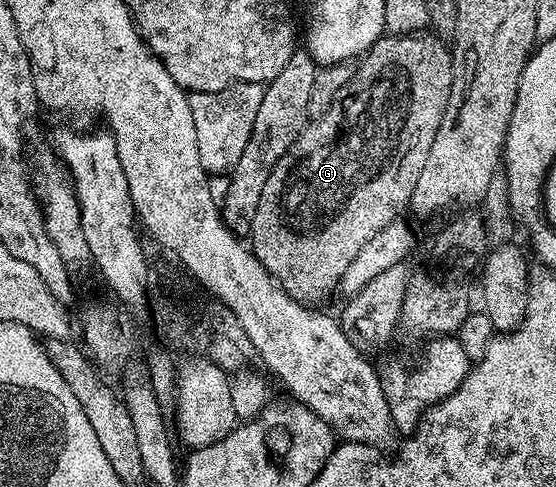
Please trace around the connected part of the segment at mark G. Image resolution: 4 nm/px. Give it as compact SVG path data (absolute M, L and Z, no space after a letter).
M431 32L387 34L377 39L356 65L353 80L349 80L349 84L345 84L345 88L341 88L341 92L333 100L331 107L321 117L308 121L306 128L299 134L299 139L289 148L289 152L285 156L281 156L277 168L273 168L273 172L269 172L269 180L265 180L265 189L261 192L257 213L253 216L249 249L257 261L271 273L279 289L288 294L294 302L315 304L311 302L321 301L326 294L334 295L341 276L345 276L345 268L349 268L349 264L353 264L357 252L361 252L361 248L365 248L365 243L373 240L373 236L377 236L377 232L381 232L381 228L385 228L385 224L396 222L402 215L399 213L410 207L413 188L417 188L421 168L425 168L425 159L429 156L430 146L433 145L433 136L437 136L437 128L445 116L445 108L449 104L451 95L455 64L448 43L446 46L443 42L446 41L442 37Z

